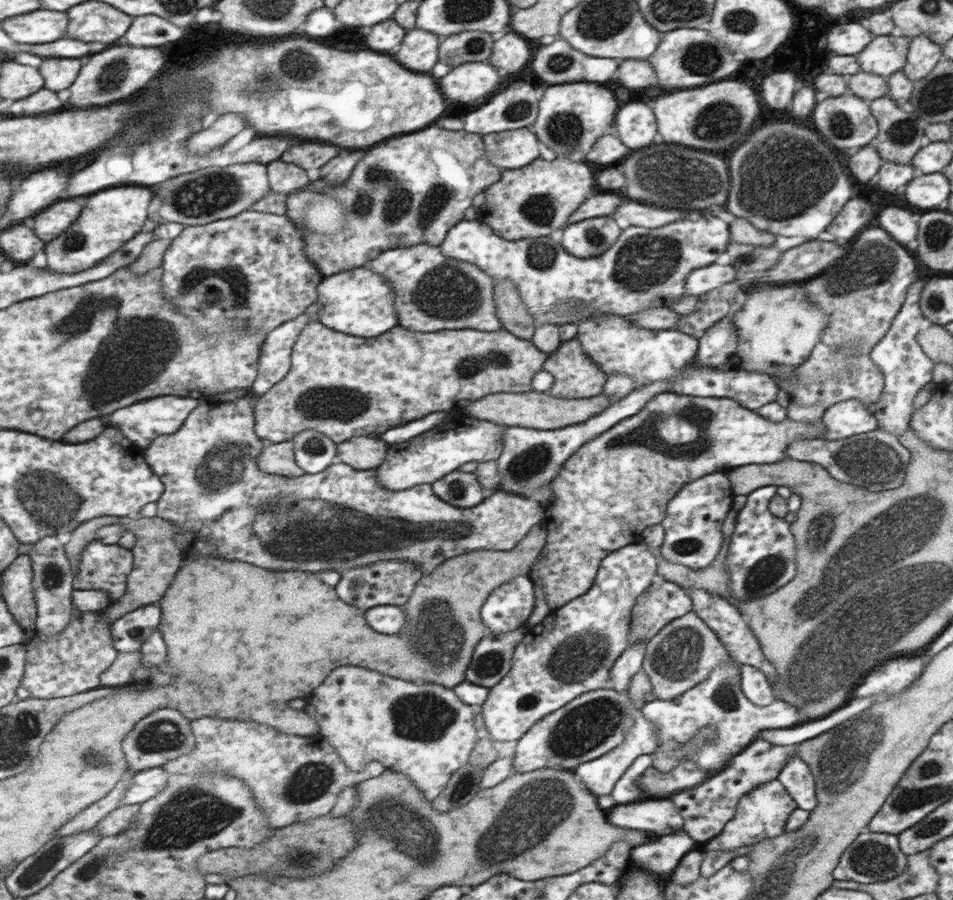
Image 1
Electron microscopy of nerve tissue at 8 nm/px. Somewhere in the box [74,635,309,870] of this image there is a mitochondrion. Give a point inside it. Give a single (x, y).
(165, 733)

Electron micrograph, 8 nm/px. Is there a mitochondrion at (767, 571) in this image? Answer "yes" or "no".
yes

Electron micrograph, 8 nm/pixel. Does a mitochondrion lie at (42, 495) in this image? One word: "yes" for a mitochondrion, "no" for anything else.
yes

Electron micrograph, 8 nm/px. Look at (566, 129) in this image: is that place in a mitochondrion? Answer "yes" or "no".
yes

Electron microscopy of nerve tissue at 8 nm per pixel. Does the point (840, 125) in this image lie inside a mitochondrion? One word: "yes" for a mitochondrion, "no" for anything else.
yes

